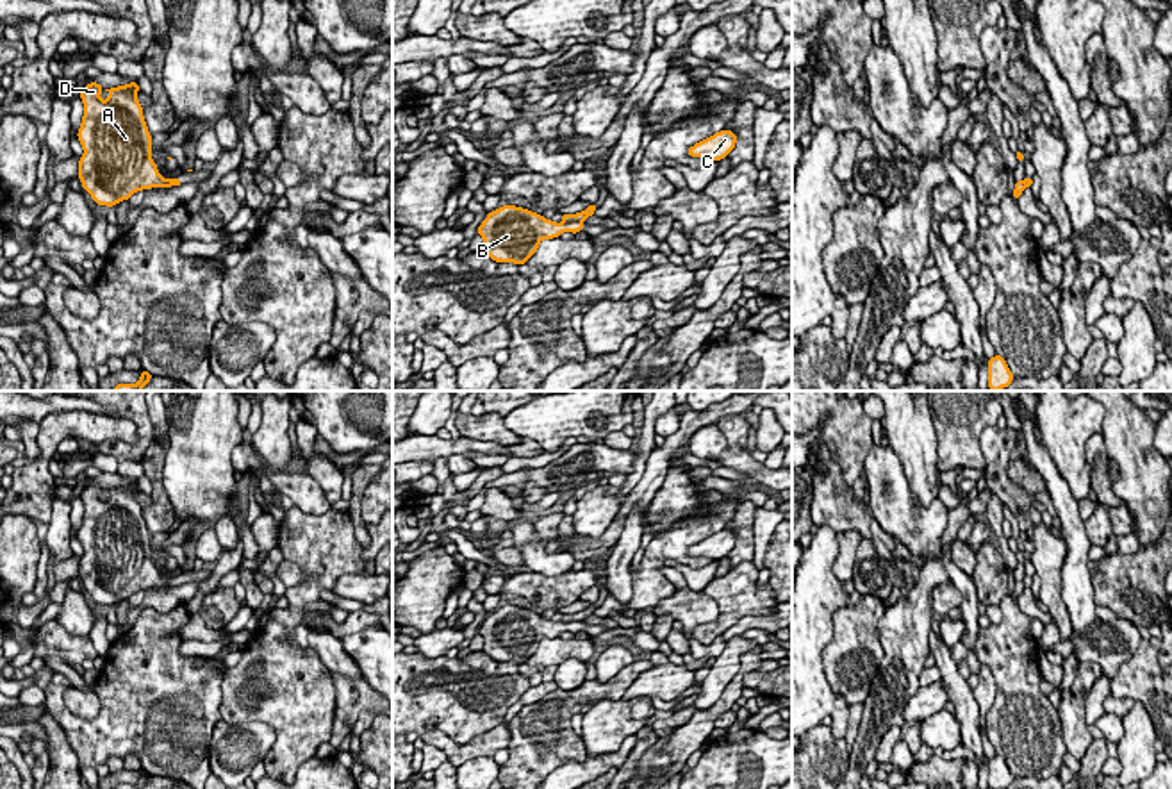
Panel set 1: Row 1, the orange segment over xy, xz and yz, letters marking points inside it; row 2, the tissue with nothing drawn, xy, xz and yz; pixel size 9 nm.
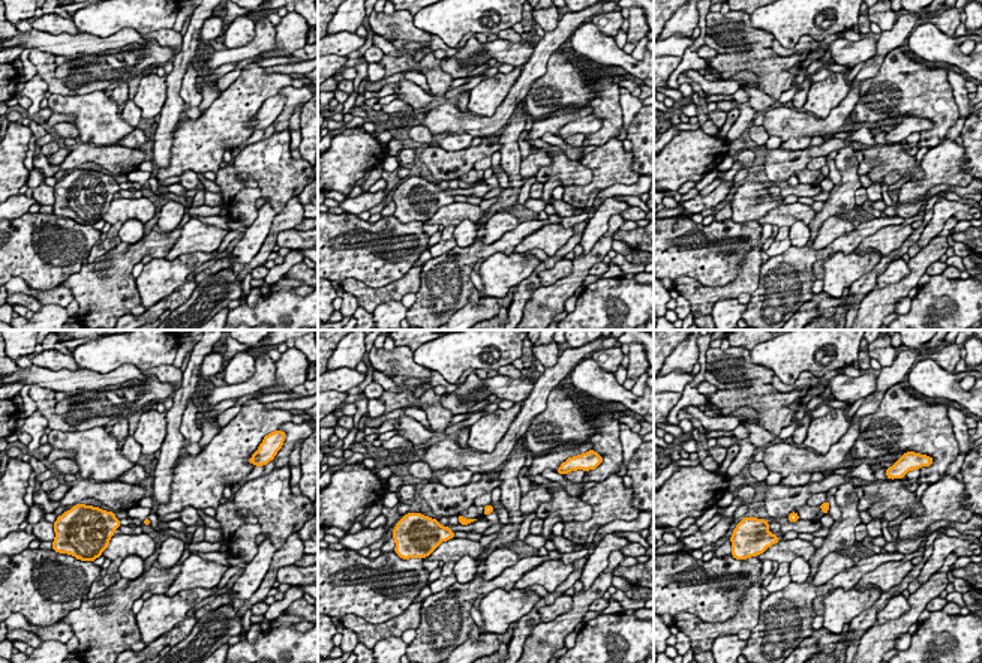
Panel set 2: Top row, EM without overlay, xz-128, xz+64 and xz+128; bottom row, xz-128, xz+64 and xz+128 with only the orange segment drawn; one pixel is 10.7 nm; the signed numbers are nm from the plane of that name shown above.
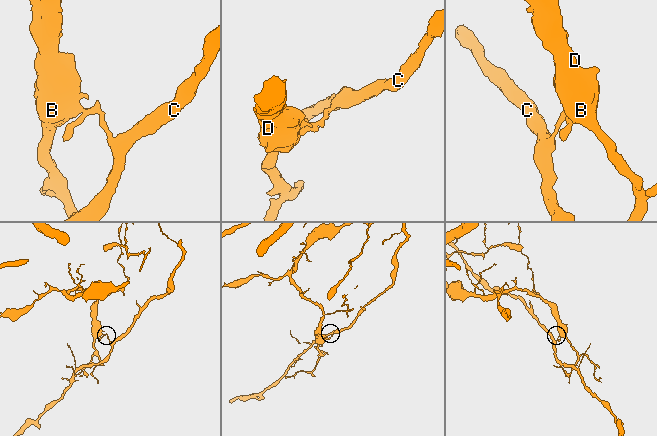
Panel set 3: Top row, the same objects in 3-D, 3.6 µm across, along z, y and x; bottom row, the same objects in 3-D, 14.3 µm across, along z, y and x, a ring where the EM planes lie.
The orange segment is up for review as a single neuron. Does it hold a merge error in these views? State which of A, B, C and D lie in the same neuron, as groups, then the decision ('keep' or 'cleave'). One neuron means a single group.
A B D / C | cleave

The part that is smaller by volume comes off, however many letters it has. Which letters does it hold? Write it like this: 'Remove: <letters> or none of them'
Remove: C

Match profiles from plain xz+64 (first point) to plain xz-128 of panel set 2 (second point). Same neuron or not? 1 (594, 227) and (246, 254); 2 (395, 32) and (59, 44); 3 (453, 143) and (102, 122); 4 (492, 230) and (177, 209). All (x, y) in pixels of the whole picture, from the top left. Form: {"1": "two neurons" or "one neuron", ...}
{"1": "one neuron", "2": "two neurons", "3": "one neuron", "4": "one neuron"}

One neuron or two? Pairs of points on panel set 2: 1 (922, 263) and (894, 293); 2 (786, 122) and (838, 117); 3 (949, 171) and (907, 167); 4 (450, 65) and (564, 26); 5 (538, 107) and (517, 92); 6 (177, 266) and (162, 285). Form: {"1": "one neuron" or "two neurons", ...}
{"1": "one neuron", "2": "one neuron", "3": "two neurons", "4": "two neurons", "5": "two neurons", "6": "one neuron"}

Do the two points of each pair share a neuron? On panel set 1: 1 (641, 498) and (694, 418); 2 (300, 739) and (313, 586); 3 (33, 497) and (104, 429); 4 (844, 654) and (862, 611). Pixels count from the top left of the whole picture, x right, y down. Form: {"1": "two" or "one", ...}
{"1": "one", "2": "one", "3": "one", "4": "one"}

